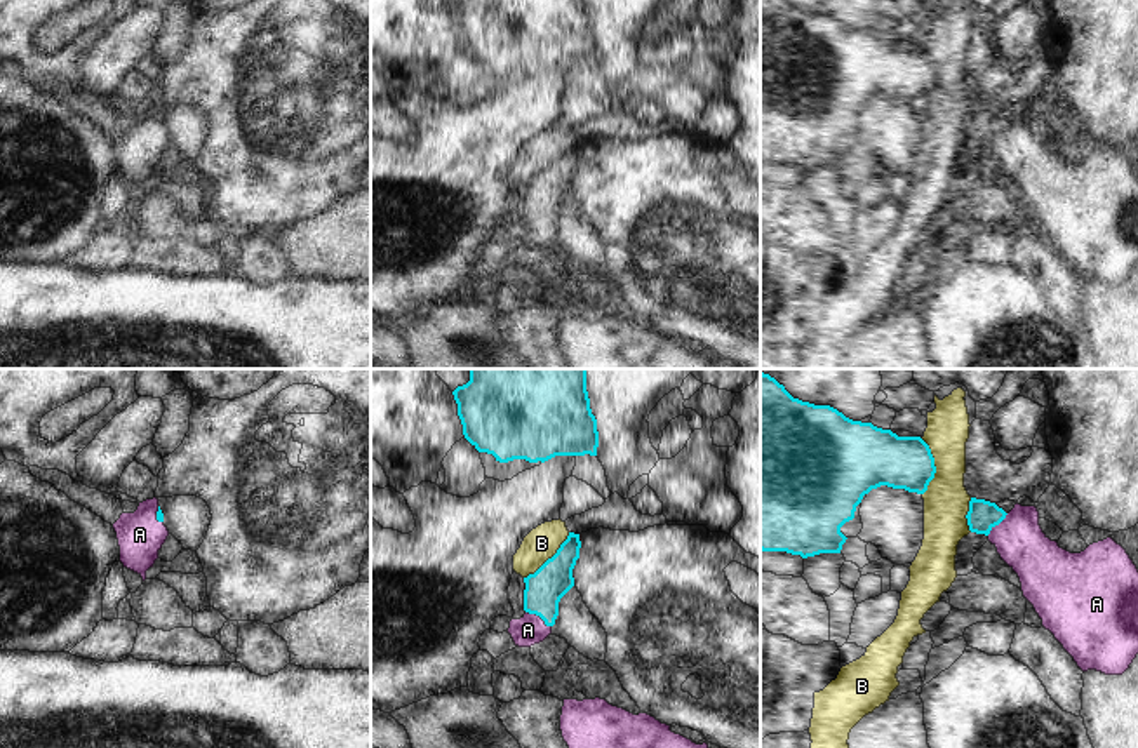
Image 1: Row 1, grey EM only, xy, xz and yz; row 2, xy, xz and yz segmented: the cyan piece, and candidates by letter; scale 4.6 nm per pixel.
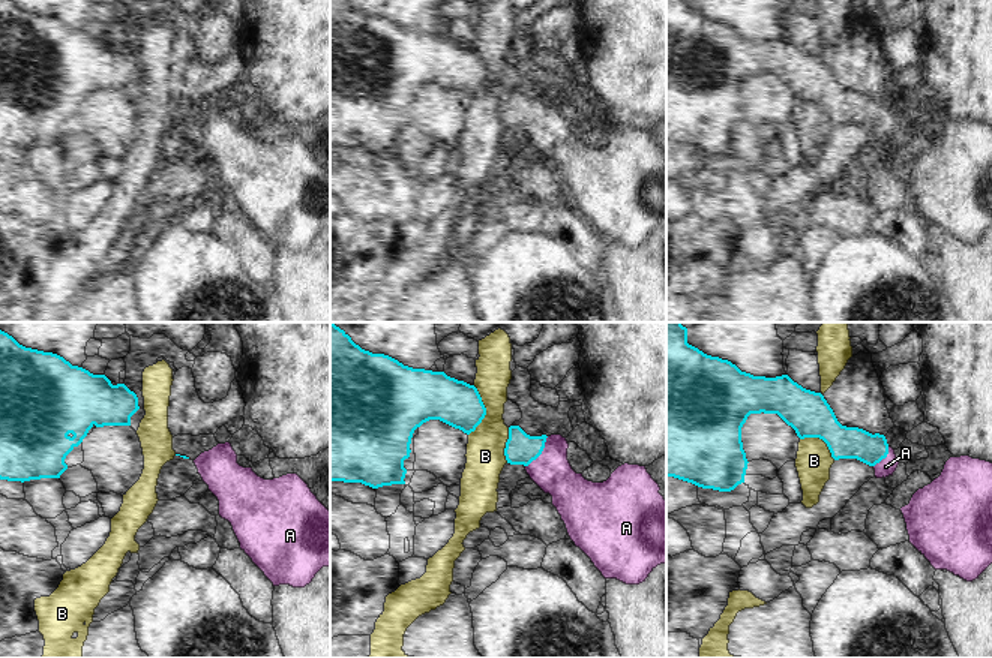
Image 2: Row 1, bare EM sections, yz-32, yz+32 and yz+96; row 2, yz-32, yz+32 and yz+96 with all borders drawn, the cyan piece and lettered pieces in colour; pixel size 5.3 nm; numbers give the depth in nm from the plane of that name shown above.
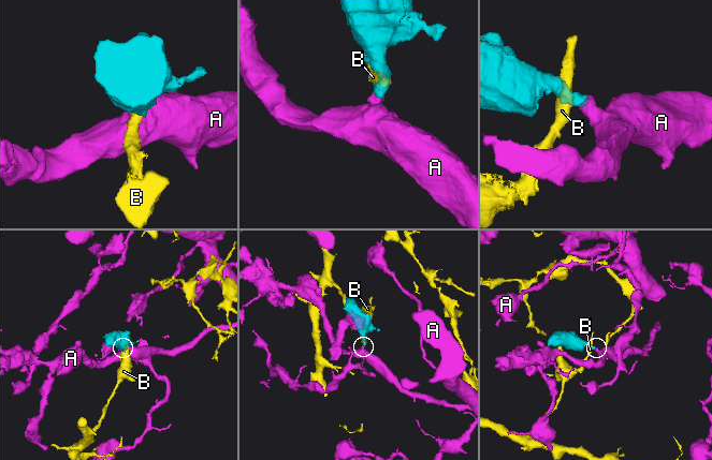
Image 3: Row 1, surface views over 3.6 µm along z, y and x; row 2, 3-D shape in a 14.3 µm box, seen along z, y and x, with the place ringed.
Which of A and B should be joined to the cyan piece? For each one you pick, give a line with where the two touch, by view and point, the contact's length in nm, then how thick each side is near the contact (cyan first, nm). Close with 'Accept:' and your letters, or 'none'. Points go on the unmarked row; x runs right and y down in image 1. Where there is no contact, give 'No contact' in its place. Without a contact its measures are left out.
A: Touches cyan at xz (538, 225). Shared border 140 nm. Thickness 180 nm (cyan) against 140 nm
Accept: A.

